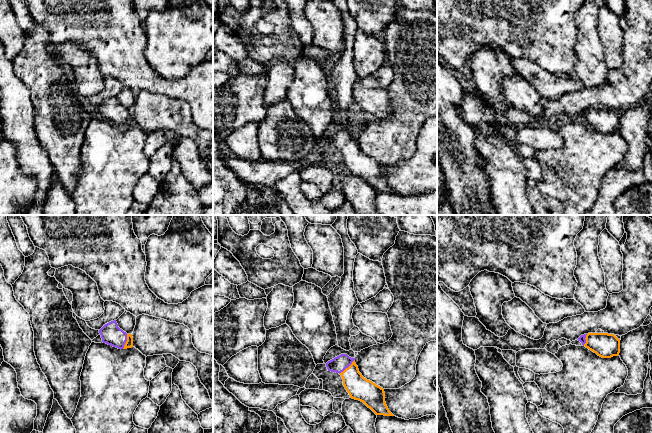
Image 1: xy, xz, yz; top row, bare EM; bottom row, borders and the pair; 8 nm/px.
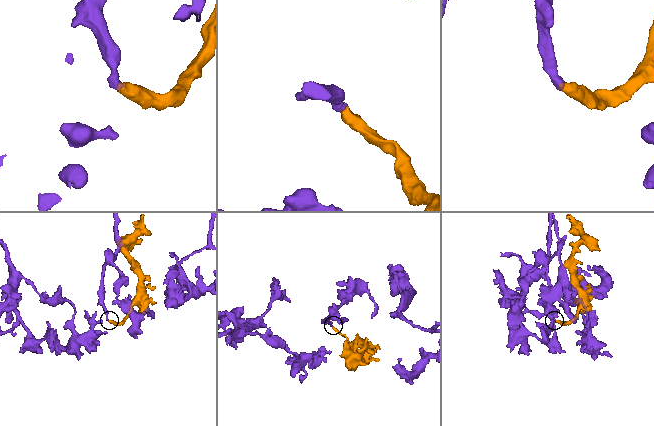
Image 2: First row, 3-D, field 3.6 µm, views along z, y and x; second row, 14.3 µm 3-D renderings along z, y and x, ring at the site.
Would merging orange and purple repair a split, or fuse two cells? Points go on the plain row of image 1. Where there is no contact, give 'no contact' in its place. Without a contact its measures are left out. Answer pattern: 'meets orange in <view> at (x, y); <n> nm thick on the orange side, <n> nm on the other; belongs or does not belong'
meets orange in xz at (348, 143); 190 nm thick on the orange side, 120 nm on the other; belongs

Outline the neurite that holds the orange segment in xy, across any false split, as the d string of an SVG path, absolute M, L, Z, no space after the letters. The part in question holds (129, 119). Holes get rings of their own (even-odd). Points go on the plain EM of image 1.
M116 96L105 100L99 109L102 118L118 125L127 125L133 123L132 110L127 110L118 103Z

